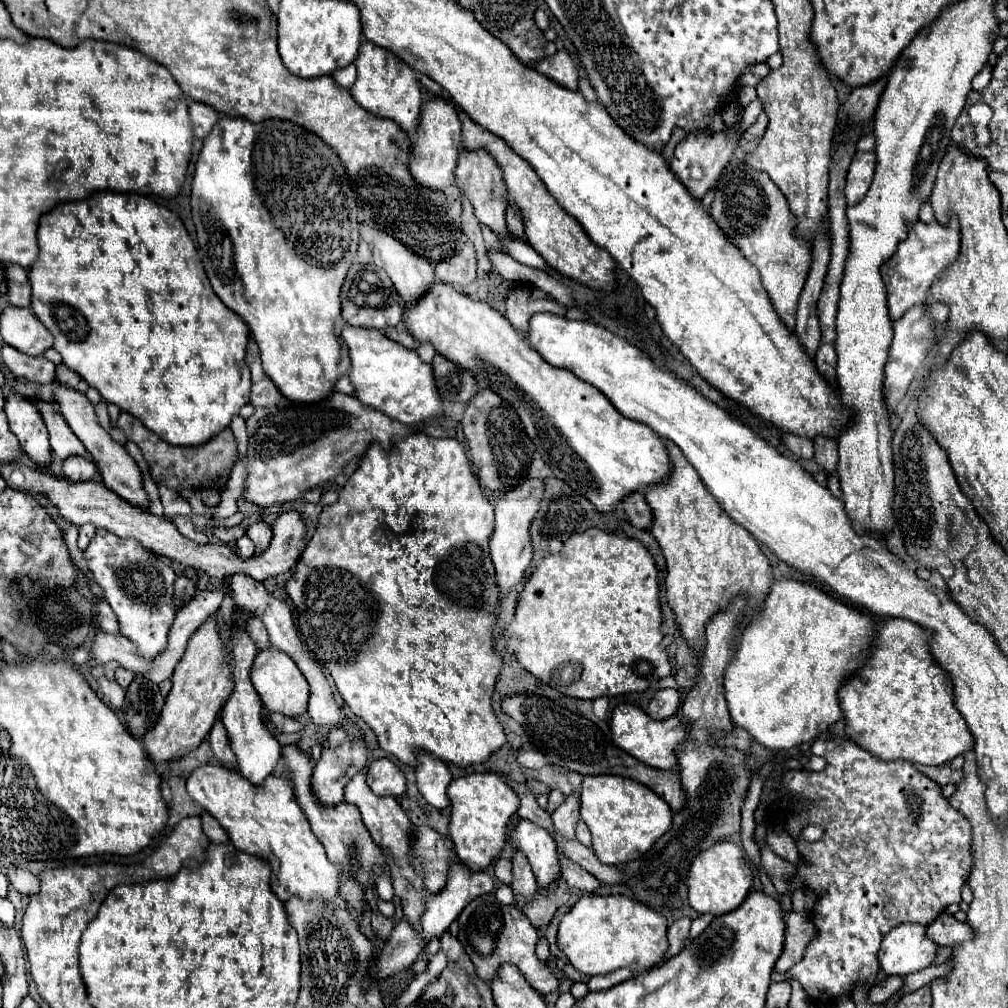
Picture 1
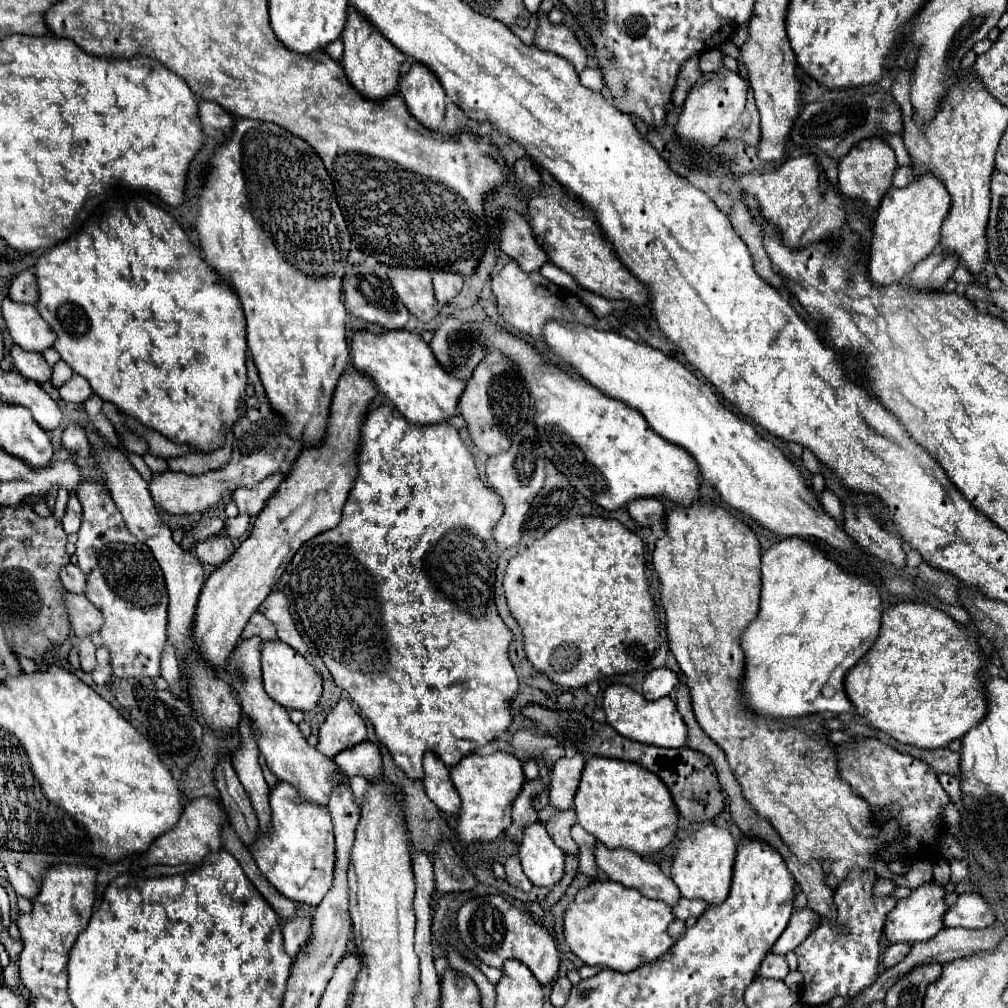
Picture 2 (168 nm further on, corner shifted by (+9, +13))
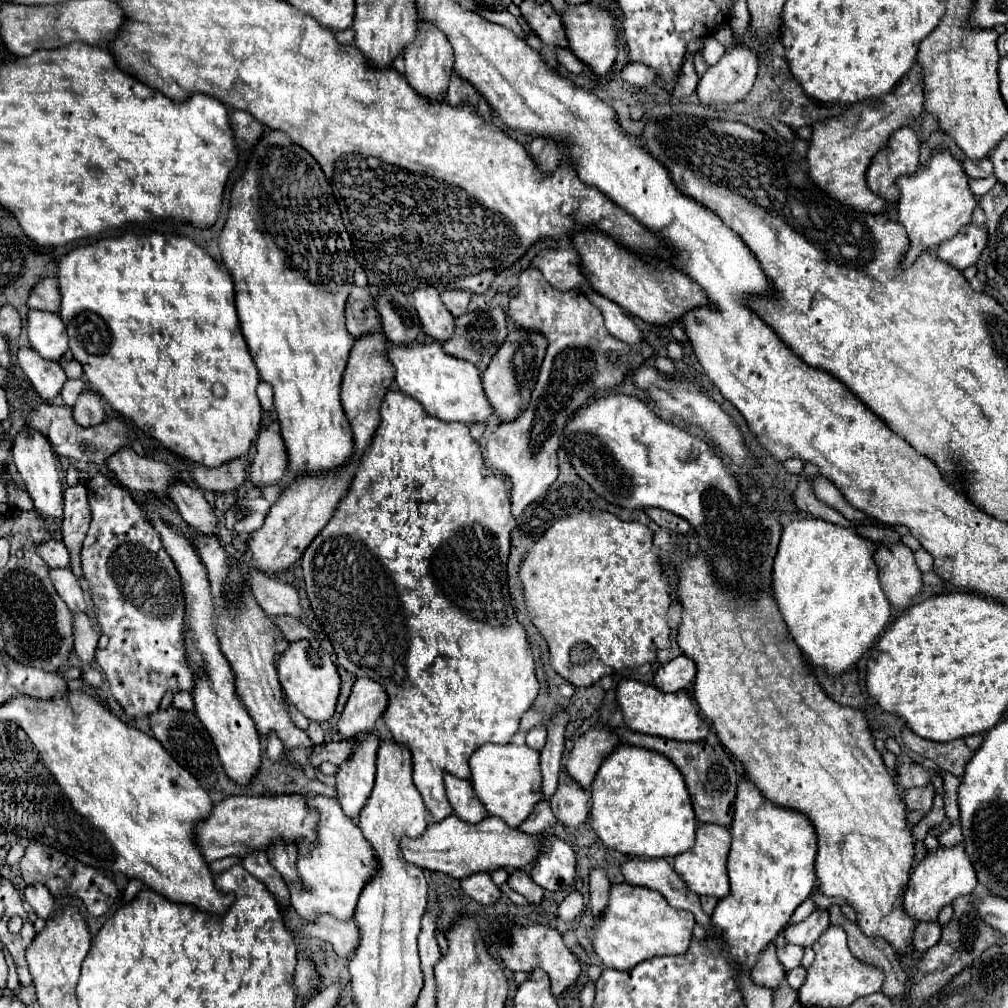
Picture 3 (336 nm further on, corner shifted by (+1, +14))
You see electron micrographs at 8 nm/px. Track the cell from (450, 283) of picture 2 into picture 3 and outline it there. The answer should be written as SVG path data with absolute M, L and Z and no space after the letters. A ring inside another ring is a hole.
M442 290L442 302L452 312L452 316L462 316L468 310L470 292L466 290Z

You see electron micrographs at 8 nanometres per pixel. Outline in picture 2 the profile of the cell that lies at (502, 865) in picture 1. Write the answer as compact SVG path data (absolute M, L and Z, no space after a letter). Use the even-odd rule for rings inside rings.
M516 855L510 857L510 859L504 863L504 869L506 869L506 881L508 881L512 887L516 887L516 889L520 889L520 891L530 891L530 889L532 889L532 885L530 885L530 881L528 881L528 877L524 875L522 865L520 865L520 861L518 861Z

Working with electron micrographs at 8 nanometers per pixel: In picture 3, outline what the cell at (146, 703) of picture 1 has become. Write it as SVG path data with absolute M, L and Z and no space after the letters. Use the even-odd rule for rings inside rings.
M166 708L166 710L158 710L154 714L150 714L150 728L156 736L156 740L172 754L172 758L186 768L196 780L204 782L206 786L212 786L218 778L218 772L222 770L220 758L216 754L216 746L210 738L210 734L206 732L206 728L202 726L202 722L198 720L198 716L194 712L184 712L178 708Z

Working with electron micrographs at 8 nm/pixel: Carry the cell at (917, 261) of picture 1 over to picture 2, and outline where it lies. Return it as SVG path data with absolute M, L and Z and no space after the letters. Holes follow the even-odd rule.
M930 173L912 179L906 187L890 187L882 197L880 209L872 227L872 251L870 251L870 279L878 285L900 283L906 273L928 257L940 241L940 227L950 211L950 193L942 181Z

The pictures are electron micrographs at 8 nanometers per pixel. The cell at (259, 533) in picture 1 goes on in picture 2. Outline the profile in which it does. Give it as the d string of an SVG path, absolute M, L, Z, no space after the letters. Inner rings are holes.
M274 473L274 475L266 477L264 481L256 483L254 487L238 487L232 493L232 499L238 505L240 513L250 513L254 517L264 509L268 497L278 489L278 485L282 481L284 481L284 475L282 473Z

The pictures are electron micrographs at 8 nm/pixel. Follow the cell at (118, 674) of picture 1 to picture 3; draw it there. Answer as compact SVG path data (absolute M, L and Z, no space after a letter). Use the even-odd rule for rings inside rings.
M90 666L90 668L86 668L86 670L84 670L84 680L86 680L88 684L92 684L92 686L102 686L104 676L102 676L102 672L100 672L98 668Z

